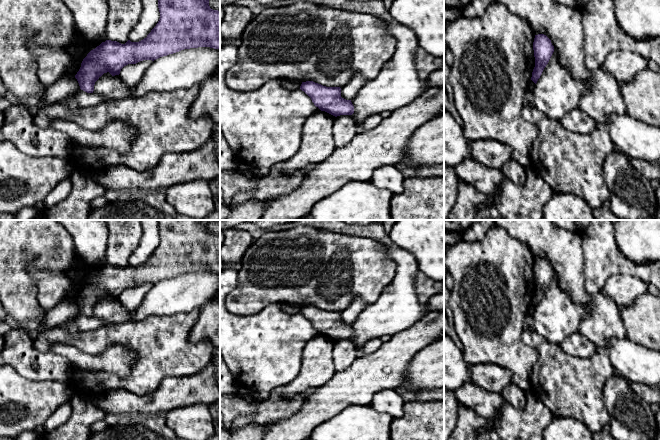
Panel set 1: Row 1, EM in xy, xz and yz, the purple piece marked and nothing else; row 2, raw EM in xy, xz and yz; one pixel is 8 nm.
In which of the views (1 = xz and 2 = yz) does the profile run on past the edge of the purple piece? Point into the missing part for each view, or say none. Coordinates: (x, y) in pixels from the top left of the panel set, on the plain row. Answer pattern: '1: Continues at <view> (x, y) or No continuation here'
1: No continuation here
2: No continuation here

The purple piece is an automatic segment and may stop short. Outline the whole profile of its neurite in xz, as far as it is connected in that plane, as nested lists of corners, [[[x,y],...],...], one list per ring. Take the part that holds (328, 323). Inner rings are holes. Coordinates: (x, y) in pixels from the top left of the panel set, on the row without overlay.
[[[306,305],[302,306],[300,313],[311,322],[314,329],[321,335],[335,341],[354,337],[351,324],[341,321],[340,311],[326,311],[313,305]]]

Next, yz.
[[[538,258],[535,259],[534,262],[533,274],[535,291],[532,296],[531,304],[536,308],[554,276],[554,270],[546,259]]]

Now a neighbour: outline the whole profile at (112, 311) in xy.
[[[109,296],[104,297],[95,306],[93,317],[104,320],[107,325],[130,321],[132,311],[127,310],[119,299],[112,300]]]

